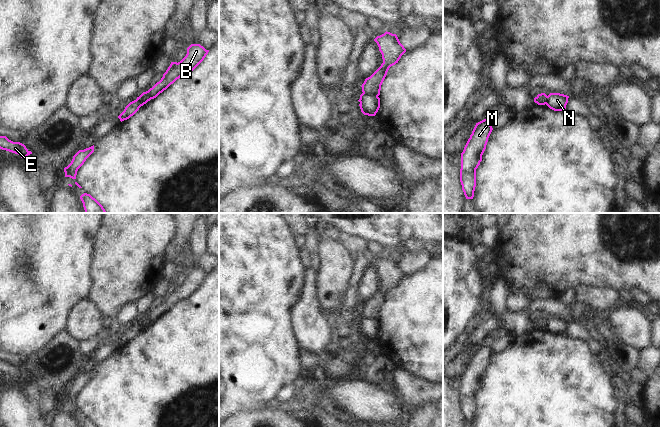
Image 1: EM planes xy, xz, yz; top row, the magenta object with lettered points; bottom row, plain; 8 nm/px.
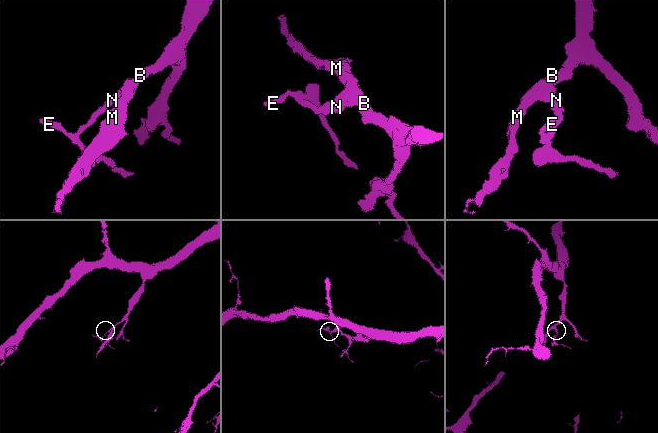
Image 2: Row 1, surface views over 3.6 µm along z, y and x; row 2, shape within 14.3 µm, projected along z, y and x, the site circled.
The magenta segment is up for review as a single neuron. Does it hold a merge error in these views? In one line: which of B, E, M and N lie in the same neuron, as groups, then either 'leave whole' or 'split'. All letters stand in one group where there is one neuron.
B M / E N | split

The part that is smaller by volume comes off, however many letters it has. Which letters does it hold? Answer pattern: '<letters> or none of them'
E, N

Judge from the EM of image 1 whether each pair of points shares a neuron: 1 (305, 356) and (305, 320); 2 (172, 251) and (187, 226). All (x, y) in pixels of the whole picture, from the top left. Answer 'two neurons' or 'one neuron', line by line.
1: two neurons
2: one neuron

